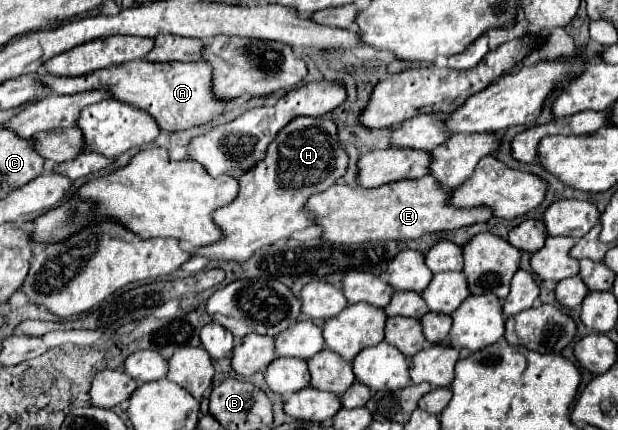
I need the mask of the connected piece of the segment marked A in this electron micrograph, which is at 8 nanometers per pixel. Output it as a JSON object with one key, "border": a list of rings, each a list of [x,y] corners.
{"border":[[[147,59],[139,61],[127,61],[117,67],[99,69],[97,73],[81,75],[81,77],[53,77],[43,75],[41,81],[51,87],[53,93],[71,95],[95,89],[99,85],[109,85],[113,91],[113,97],[119,101],[125,101],[129,105],[135,105],[155,117],[161,129],[167,131],[185,131],[191,127],[201,125],[213,125],[219,115],[225,113],[225,109],[233,101],[223,101],[221,97],[215,97],[213,93],[213,69],[207,61],[197,63],[181,63],[181,61],[167,61],[167,63],[153,63]]]}

